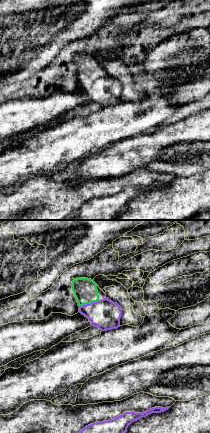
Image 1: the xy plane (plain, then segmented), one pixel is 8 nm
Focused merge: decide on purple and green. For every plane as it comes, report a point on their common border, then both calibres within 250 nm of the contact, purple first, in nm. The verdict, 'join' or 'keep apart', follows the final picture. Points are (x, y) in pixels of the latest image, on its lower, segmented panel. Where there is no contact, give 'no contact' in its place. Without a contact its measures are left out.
meets purple at (90, 303); 240 nm thick on the purple side, 190 nm on the other

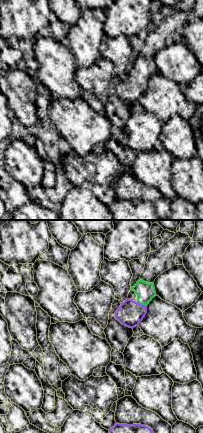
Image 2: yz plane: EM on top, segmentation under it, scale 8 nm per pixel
meets purple at (142, 305); 200 nm thick on the purple side, 150 nm on the other

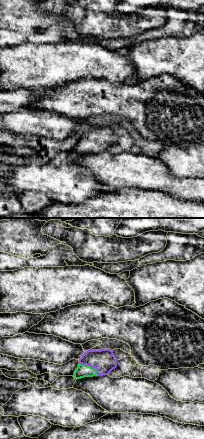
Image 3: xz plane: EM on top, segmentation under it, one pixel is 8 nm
meets purple at (90, 366); 190 nm thick on the purple side, 100 nm on the other

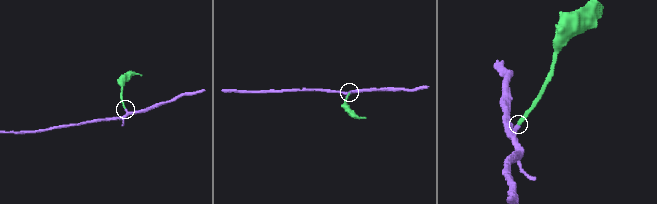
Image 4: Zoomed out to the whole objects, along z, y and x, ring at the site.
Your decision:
join

